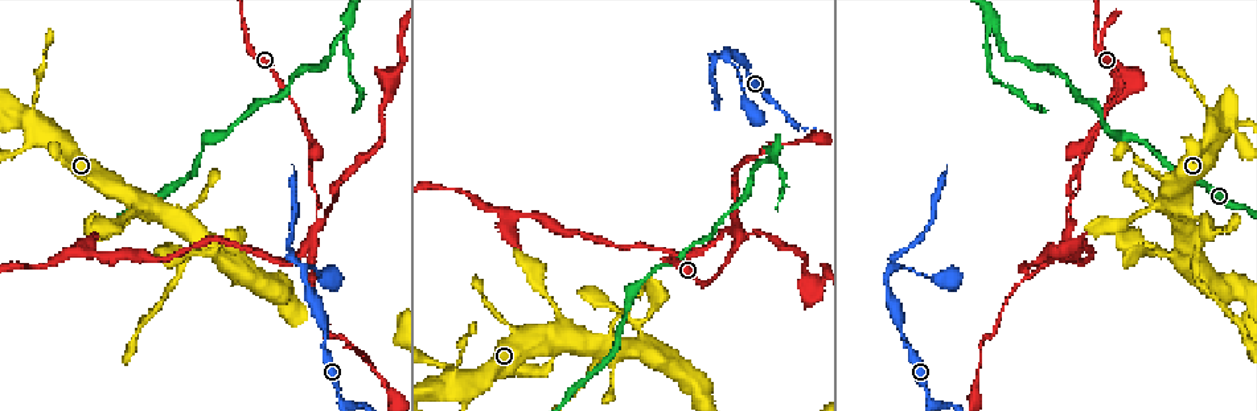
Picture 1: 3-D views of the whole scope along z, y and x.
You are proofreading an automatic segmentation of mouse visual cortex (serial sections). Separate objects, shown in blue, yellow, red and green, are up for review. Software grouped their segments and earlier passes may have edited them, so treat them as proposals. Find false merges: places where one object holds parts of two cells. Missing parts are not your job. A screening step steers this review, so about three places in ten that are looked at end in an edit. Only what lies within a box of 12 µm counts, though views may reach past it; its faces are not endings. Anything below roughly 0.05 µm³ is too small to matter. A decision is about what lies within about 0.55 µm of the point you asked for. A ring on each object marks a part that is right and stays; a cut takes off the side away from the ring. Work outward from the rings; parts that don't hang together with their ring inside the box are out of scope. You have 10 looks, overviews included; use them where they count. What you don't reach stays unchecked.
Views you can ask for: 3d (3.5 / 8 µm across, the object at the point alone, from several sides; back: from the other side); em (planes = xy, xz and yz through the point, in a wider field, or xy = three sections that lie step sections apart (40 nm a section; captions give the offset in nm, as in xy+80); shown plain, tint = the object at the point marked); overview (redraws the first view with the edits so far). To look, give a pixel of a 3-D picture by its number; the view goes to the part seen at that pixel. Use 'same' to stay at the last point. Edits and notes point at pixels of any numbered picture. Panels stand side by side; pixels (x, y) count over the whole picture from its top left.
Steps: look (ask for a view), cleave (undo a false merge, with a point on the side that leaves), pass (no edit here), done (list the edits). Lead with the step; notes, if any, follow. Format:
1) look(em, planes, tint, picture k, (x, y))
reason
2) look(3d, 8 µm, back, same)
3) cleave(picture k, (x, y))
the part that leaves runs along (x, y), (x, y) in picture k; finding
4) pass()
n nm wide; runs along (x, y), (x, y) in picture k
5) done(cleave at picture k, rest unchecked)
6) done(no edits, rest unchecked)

look(3d, 3.5 µm, picture 1, (1198, 93))
narrows sharply

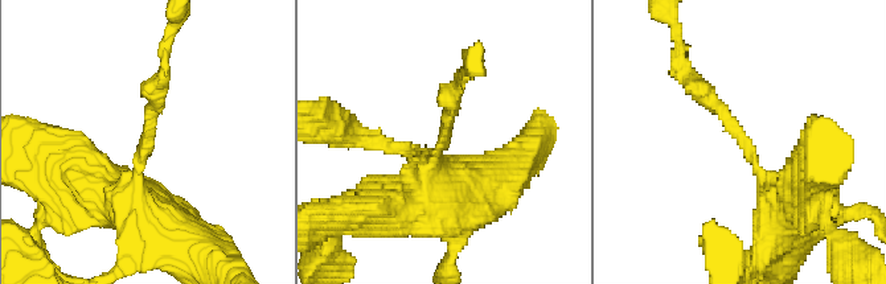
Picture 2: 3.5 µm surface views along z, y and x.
look(em, planes, tint, picture 2, (149, 130))
arms of 200, 300 nm

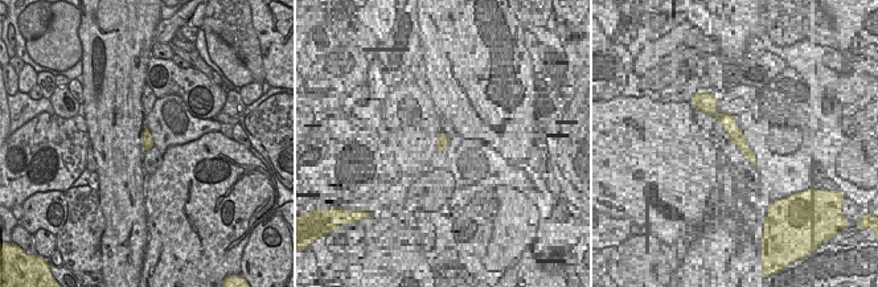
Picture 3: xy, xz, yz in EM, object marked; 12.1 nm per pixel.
pass()
runs along (782, 206), (727, 116), (680, 71) in picture 2; one cell here

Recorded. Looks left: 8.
look(3d, 8 µm, picture 1, (998, 26))
abrupt turn

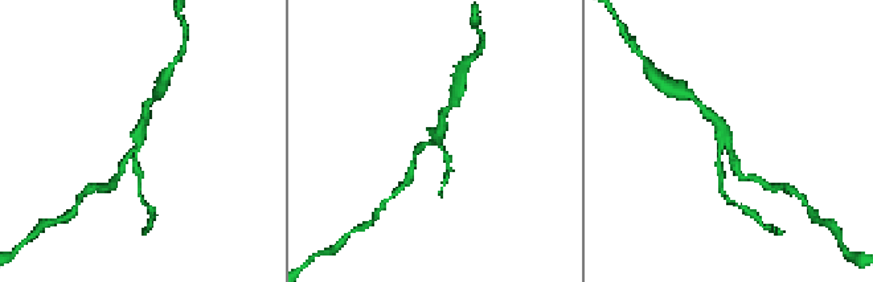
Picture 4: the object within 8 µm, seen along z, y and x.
look(em, xy, step 3, tint, picture 4, (437, 143))
3 arms; arms of 200, 200, 250 nm

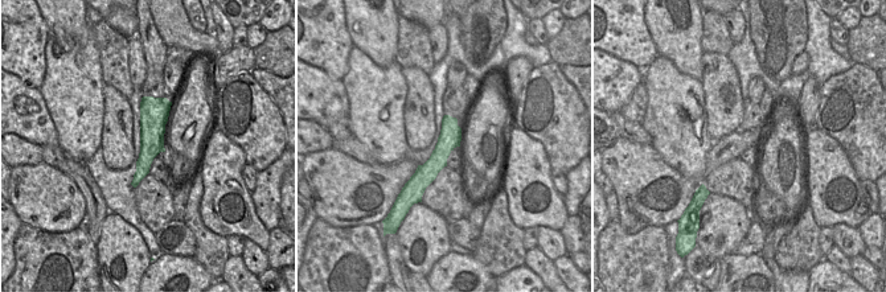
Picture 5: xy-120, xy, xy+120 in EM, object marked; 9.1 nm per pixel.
cleave(picture 4, (721, 174))
the part that leaves runs along (718, 150), (721, 189), (733, 201) in picture 4; two cells meet here

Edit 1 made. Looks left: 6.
look(overview)

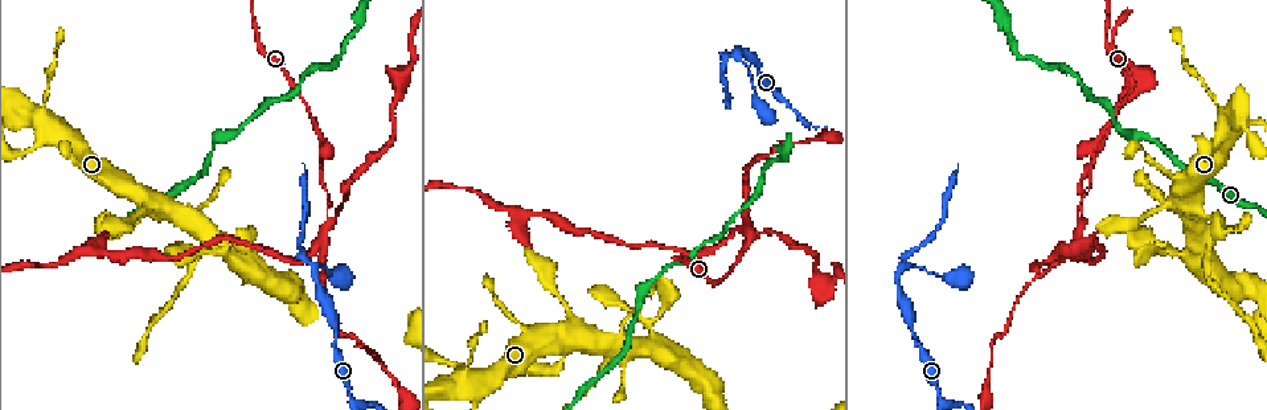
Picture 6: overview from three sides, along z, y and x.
look(3d, 8 µm, picture 6, (743, 247))
a fork

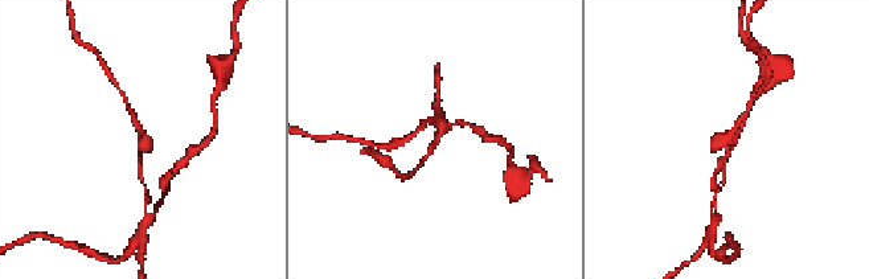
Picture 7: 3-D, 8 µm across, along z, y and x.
look(3d, 3.5 µm, picture 7, (145, 138))

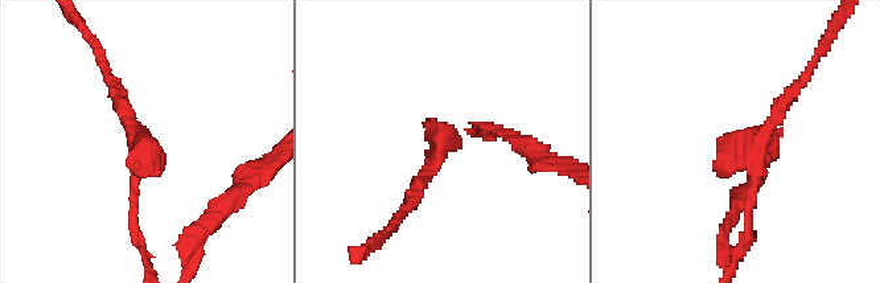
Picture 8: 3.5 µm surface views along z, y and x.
pass()
runs along (805, 74), (761, 135), (748, 237) in picture 8; continuous, no second cell

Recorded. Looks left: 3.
look(3d, 3.5 µm, picture 6, (1080, 221))
four-way junction

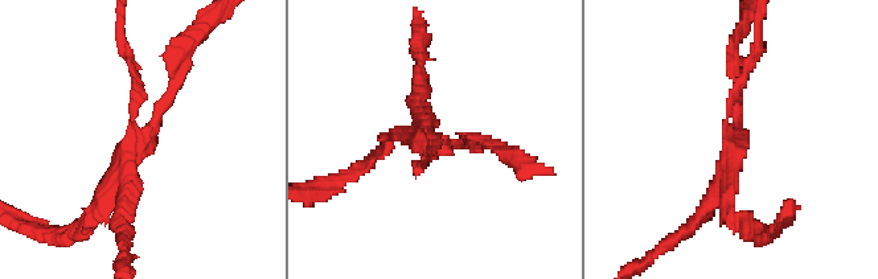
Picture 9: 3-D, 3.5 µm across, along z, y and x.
look(em, xy, step 5, tint, picture 9, (139, 131))
need the tissue

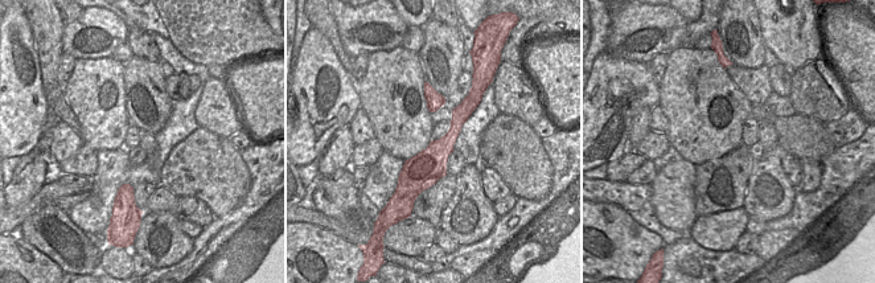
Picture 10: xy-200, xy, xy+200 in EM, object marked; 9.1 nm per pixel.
look(em, xy, step 3, tint, same)

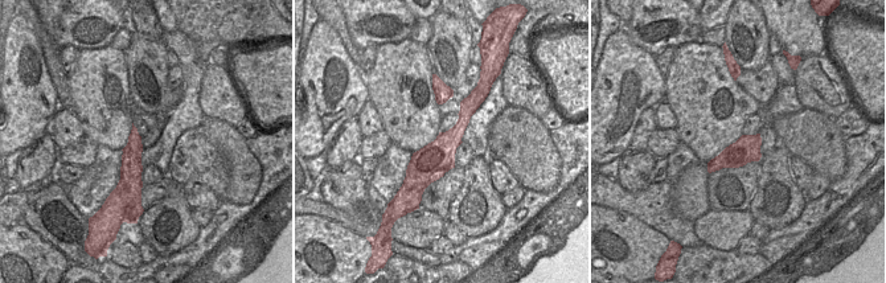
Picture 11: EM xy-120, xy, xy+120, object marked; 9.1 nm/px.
cleave(picture 9, (82, 234))
arms of 100, 150, 200, 200 nm; two cells meet here

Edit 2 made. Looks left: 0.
done(cleave at picture 4, cleave at picture 9, rest unchecked)

